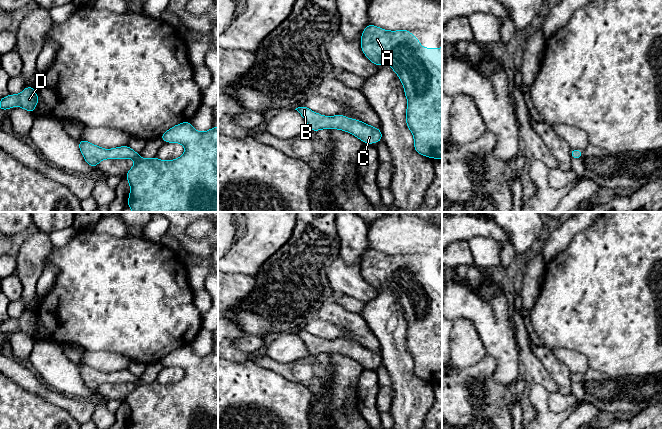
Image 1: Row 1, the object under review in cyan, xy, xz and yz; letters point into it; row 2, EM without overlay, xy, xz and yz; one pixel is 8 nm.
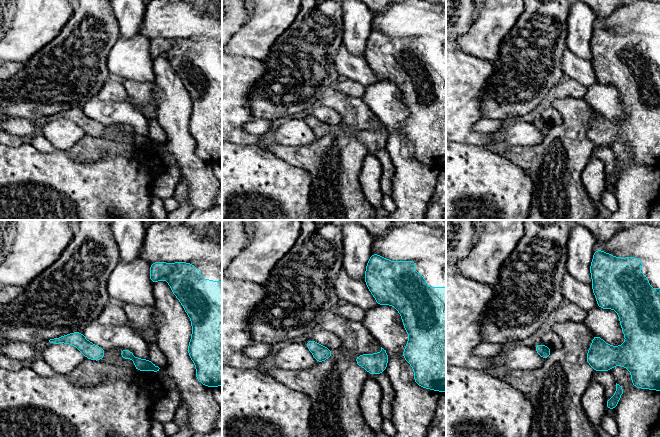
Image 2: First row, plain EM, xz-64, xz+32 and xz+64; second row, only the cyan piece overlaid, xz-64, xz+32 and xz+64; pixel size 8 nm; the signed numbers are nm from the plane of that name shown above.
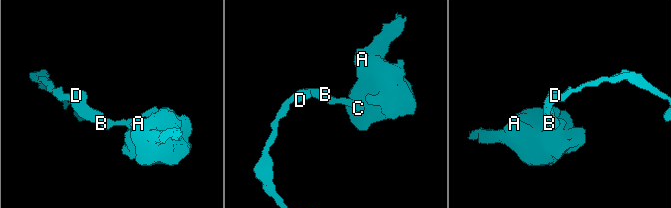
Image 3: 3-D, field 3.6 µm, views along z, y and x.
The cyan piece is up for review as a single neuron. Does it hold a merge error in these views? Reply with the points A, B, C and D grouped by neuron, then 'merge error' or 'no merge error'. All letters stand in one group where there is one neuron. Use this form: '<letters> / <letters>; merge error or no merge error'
A B C D; no merge error

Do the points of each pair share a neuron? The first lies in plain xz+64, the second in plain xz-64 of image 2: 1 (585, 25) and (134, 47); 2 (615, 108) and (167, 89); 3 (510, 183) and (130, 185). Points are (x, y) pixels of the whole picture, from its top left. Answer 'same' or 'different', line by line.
1: different
2: same
3: same

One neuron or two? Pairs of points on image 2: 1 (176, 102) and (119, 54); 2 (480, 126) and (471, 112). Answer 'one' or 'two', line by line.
1: two
2: two

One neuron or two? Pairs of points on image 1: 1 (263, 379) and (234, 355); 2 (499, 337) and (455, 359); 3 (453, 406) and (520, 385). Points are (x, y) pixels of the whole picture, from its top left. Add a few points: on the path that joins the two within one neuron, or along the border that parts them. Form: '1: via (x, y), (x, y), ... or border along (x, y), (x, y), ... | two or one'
1: border along (228, 359), (236, 361), (252, 360) | two
2: border along (473, 323), (487, 354) | two
3: via (470, 411), (484, 411), (499, 396), (503, 395) | one

